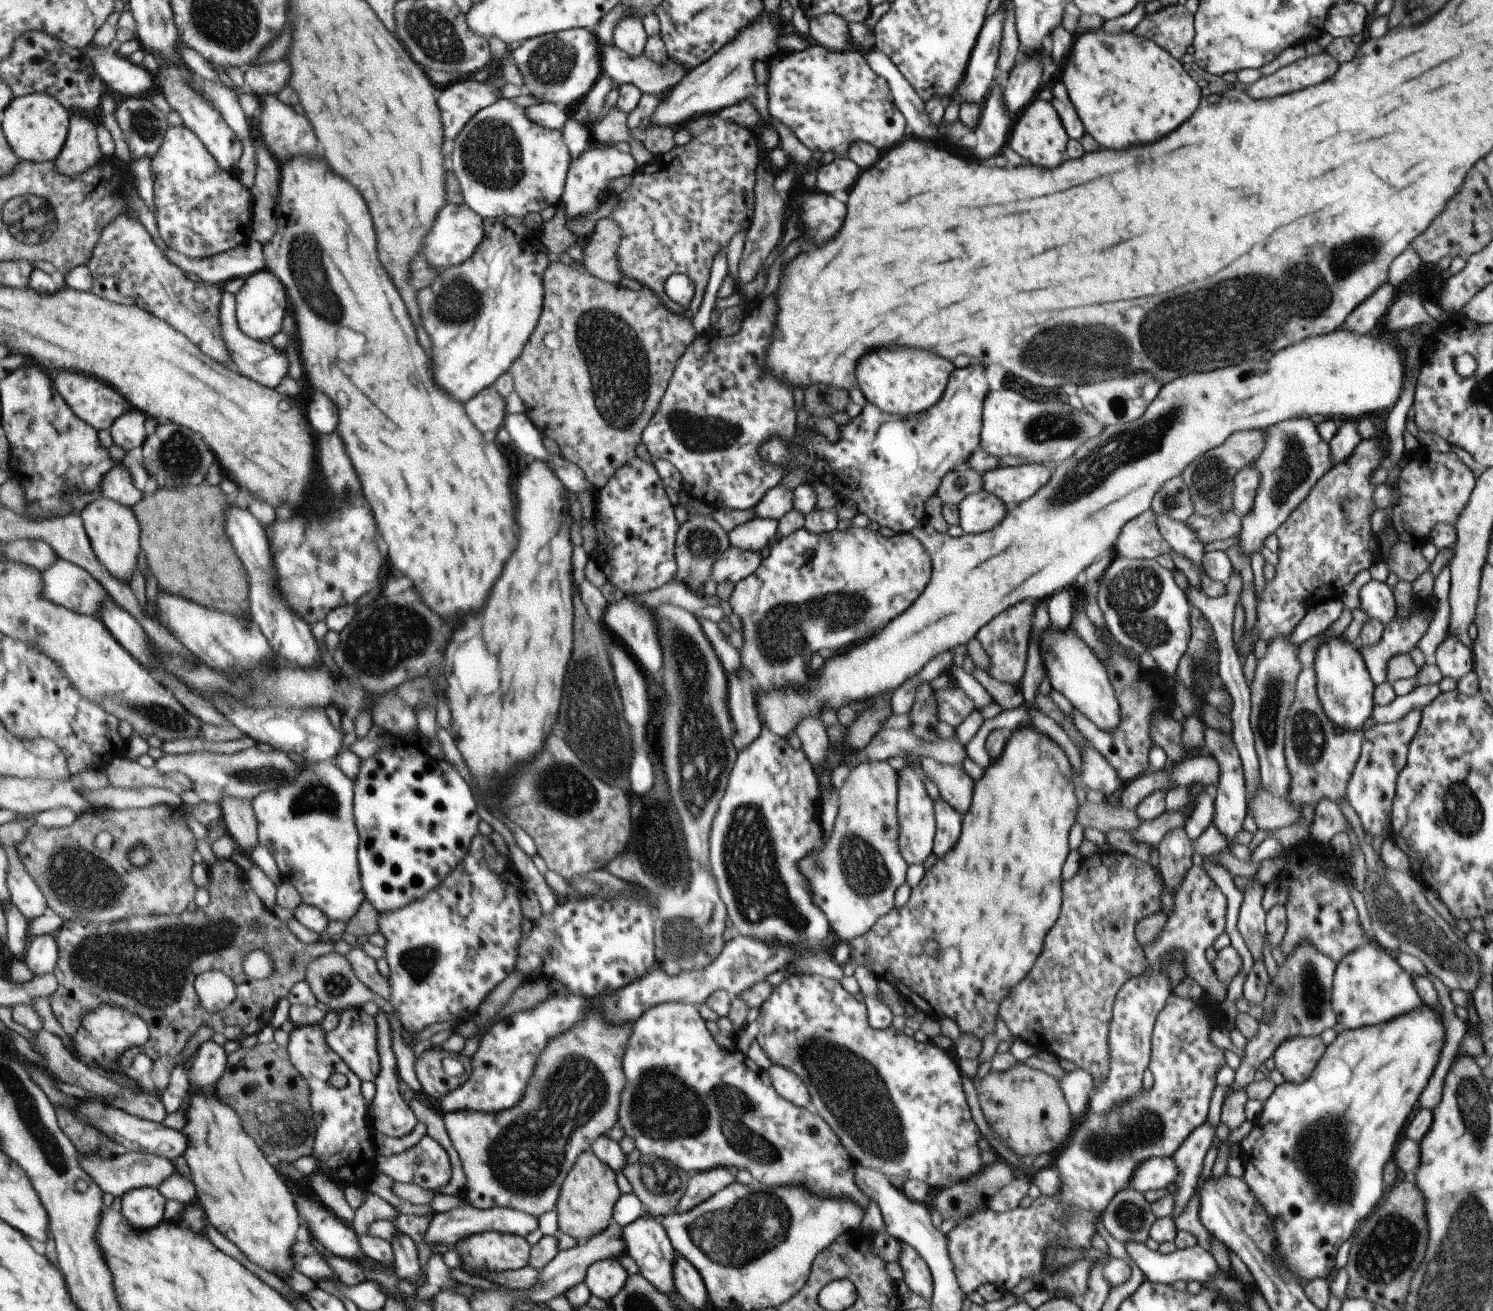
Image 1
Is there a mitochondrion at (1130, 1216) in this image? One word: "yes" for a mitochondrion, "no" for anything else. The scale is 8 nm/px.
yes

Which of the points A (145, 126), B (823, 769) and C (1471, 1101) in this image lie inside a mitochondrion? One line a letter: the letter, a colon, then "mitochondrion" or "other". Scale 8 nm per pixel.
A: mitochondrion
B: other
C: mitochondrion

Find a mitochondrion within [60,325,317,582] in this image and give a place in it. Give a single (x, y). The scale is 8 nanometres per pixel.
(180, 458)

